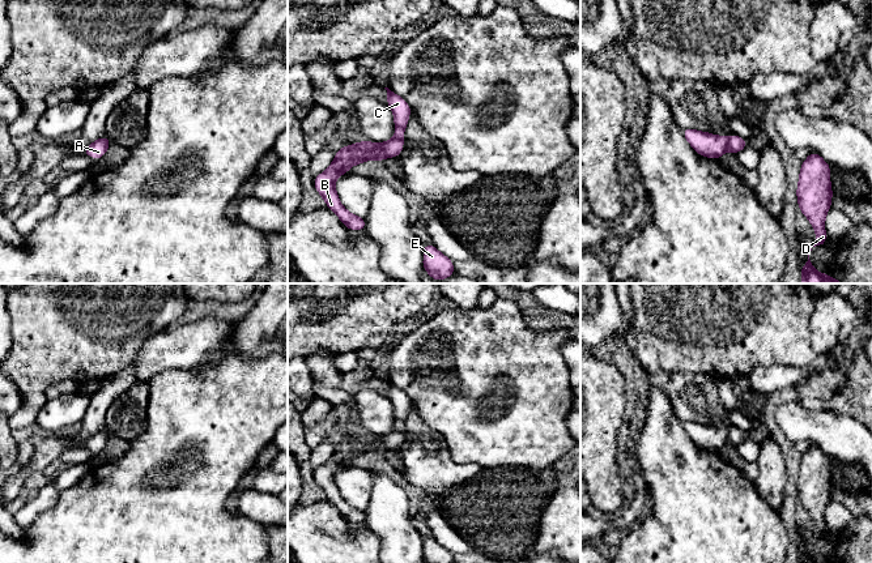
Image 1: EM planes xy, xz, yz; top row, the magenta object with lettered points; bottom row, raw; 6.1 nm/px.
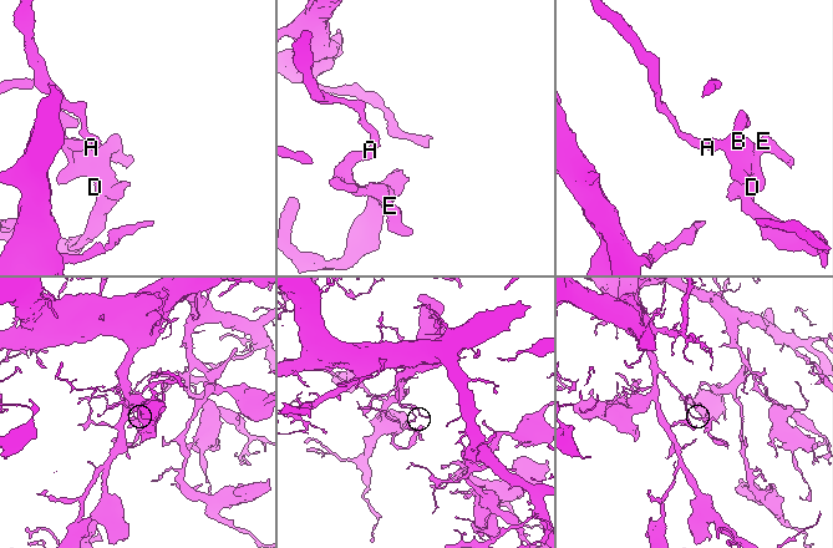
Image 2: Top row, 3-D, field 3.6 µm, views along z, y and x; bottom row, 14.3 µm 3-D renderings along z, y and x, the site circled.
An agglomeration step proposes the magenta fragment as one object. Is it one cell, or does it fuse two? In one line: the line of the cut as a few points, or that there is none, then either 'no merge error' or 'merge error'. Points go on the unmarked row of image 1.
yz (728, 430), (726, 442) | merge error

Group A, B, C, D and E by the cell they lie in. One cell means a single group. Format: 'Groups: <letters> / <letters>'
Groups: A B D E / C

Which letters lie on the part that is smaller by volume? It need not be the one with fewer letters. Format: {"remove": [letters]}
{"remove": ["A", "B", "D", "E"]}

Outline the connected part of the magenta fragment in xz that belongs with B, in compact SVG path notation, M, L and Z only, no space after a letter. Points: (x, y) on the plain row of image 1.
M394 430L386 435L360 434L349 439L343 439L335 447L329 460L314 472L315 482L324 491L327 500L332 503L346 521L365 523L365 511L349 506L339 492L335 482L335 473L344 466L349 466L348 461L363 456L366 453L382 453L390 449L397 451L404 442L404 434Z

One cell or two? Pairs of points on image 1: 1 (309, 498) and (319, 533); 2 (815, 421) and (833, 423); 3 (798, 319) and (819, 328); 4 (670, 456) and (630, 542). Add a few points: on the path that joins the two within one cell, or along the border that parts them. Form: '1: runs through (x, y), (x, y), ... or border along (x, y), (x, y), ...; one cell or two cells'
1: border along (326, 499), (318, 503), (301, 503); two cells
2: runs through (819, 423), (829, 423); one cell
3: border along (815, 298), (809, 344), (816, 352); two cells
4: runs through (670, 480), (670, 512), (654, 528); one cell

